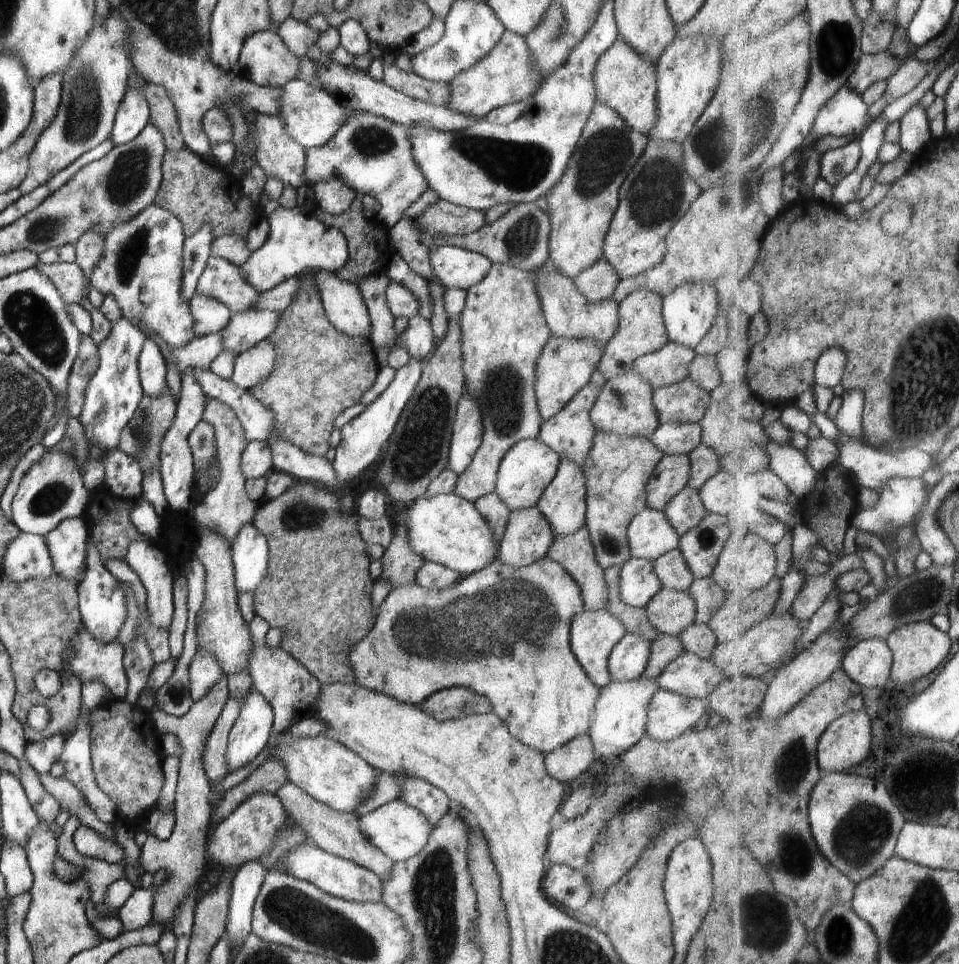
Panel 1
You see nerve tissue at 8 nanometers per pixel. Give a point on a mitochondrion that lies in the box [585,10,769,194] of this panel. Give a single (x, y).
(708, 136)

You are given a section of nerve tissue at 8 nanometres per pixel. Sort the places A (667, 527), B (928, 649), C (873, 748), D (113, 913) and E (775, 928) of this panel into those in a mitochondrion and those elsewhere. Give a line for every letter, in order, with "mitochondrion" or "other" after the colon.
A: other
B: other
C: other
D: other
E: mitochondrion

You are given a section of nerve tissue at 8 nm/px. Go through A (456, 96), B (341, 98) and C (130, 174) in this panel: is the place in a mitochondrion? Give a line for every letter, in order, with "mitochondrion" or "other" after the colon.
A: other
B: other
C: mitochondrion

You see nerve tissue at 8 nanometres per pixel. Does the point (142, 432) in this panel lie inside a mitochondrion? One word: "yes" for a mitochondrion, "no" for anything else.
yes

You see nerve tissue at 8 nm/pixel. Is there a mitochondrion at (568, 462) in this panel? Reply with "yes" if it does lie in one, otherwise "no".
no

